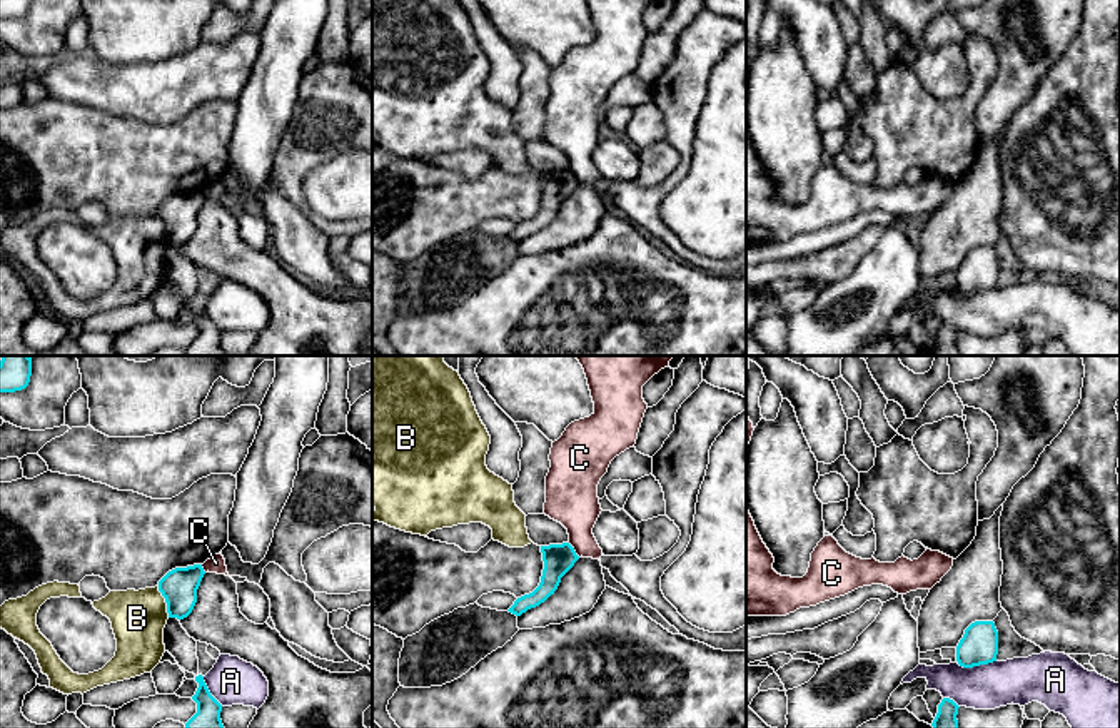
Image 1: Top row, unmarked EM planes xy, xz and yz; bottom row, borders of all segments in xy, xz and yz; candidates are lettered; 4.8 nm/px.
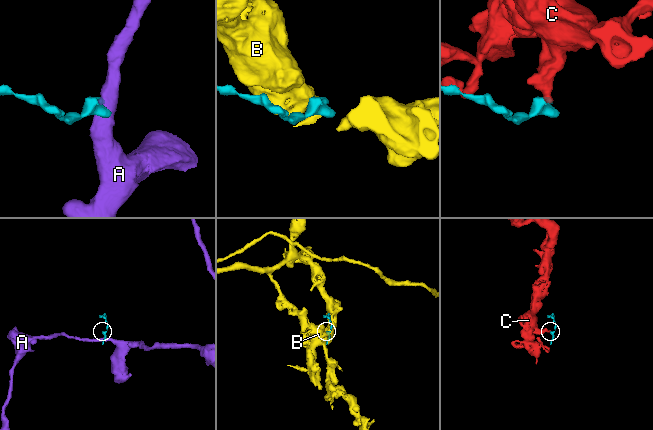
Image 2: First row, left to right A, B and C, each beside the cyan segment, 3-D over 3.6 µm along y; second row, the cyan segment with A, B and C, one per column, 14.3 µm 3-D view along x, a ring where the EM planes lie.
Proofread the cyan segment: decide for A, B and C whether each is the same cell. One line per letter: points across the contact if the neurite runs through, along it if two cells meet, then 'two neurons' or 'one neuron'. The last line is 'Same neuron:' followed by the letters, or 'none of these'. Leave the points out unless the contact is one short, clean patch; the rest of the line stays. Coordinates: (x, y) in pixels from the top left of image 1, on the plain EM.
A: border yz (995, 286), (972, 293), (960, 293), (957, 289); two neurons
B: border xy (157, 212), (169, 242); two neurons
C: border xz (568, 167), (580, 182); two neurons
Same neuron: none of these

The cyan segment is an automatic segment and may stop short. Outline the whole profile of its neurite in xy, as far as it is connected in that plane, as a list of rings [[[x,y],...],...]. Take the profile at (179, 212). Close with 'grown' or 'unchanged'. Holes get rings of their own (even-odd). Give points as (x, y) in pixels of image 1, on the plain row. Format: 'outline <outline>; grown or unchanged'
outline [[[194,190],[175,194],[159,207],[159,217],[165,224],[169,244],[184,245],[192,239],[204,200],[202,190]]]; unchanged

